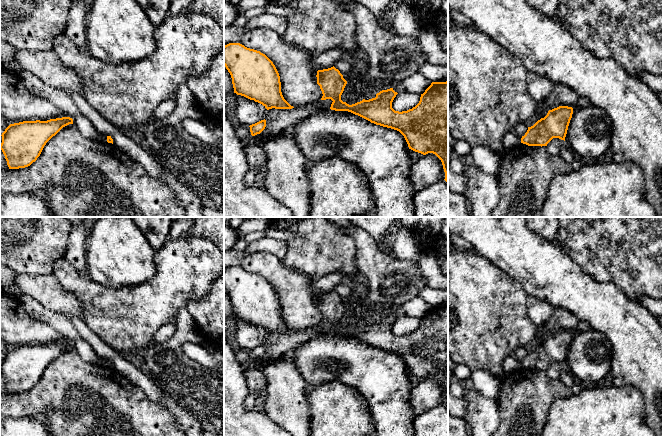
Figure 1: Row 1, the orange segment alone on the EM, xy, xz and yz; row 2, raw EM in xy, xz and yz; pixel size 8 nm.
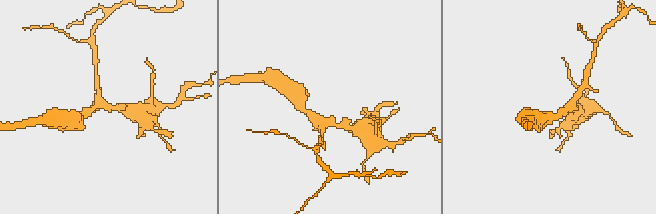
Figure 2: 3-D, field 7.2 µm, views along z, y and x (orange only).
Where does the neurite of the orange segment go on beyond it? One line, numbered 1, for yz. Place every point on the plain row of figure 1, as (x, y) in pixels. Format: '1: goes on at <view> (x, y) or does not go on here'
1: does not go on here

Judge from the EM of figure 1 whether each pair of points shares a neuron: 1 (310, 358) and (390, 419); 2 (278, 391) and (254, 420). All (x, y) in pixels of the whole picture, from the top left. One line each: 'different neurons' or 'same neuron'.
1: same neuron
2: different neurons

